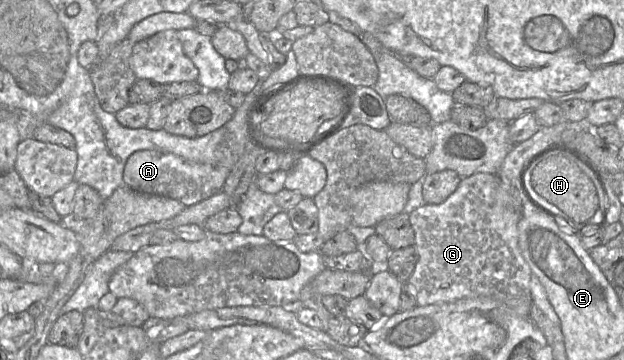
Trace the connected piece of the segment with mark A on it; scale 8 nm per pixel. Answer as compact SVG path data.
M293 51L286 55L285 63L270 71L267 79L259 79L255 89L245 95L243 103L235 109L237 111L233 124L228 128L223 143L223 160L216 165L199 164L184 160L174 154L162 153L155 150L140 150L134 152L126 161L123 172L123 185L133 191L164 196L178 200L185 206L196 204L221 191L224 182L236 161L242 155L247 145L246 114L251 101L260 90L266 90L274 85L279 85L297 79L300 76L298 63Z

